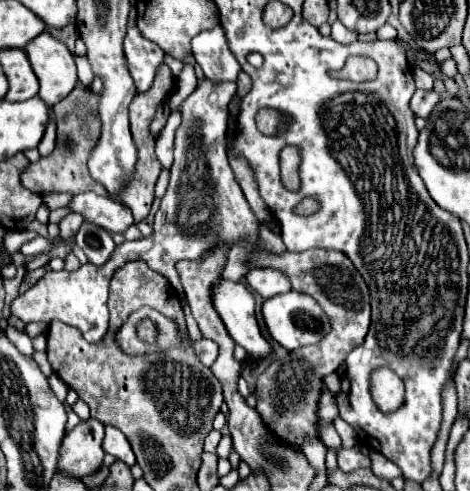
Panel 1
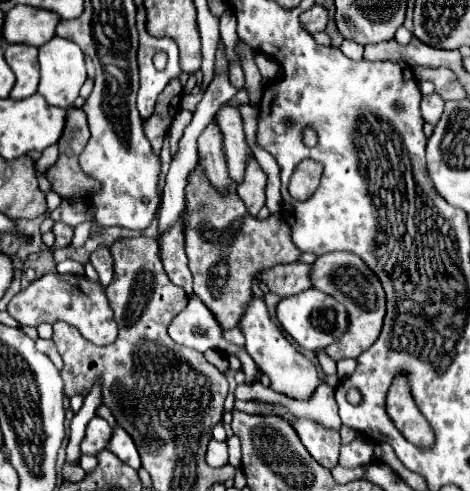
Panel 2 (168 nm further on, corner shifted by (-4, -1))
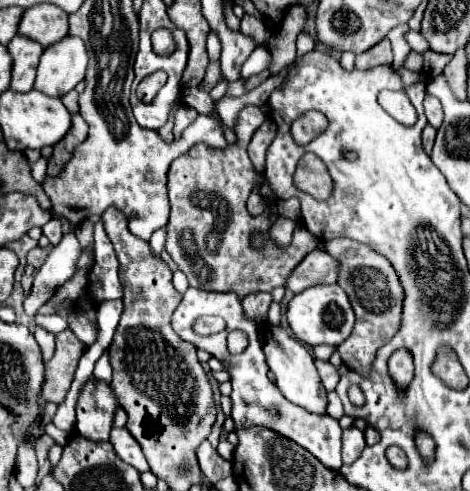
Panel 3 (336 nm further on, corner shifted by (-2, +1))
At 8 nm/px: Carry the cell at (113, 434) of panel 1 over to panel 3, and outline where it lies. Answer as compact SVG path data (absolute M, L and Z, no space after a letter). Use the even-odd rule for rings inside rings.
M112 428L110 444L114 446L116 454L124 462L134 466L138 472L146 472L148 470L148 462L146 462L142 450L140 450L140 444L132 438L132 434L126 428Z

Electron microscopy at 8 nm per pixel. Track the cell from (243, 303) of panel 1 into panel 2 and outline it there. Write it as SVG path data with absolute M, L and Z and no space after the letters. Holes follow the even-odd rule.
M252 298L252 304L248 306L248 312L242 316L240 326L244 328L246 336L246 348L248 354L256 360L258 368L270 376L272 390L292 398L292 400L308 400L314 390L320 384L320 376L316 366L284 336L282 328L276 326L276 322L270 318L266 304L260 298Z

